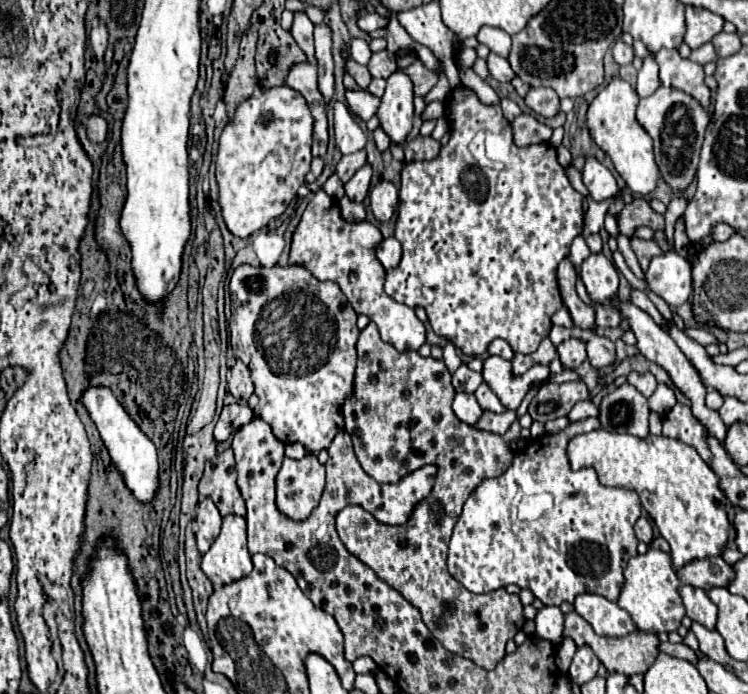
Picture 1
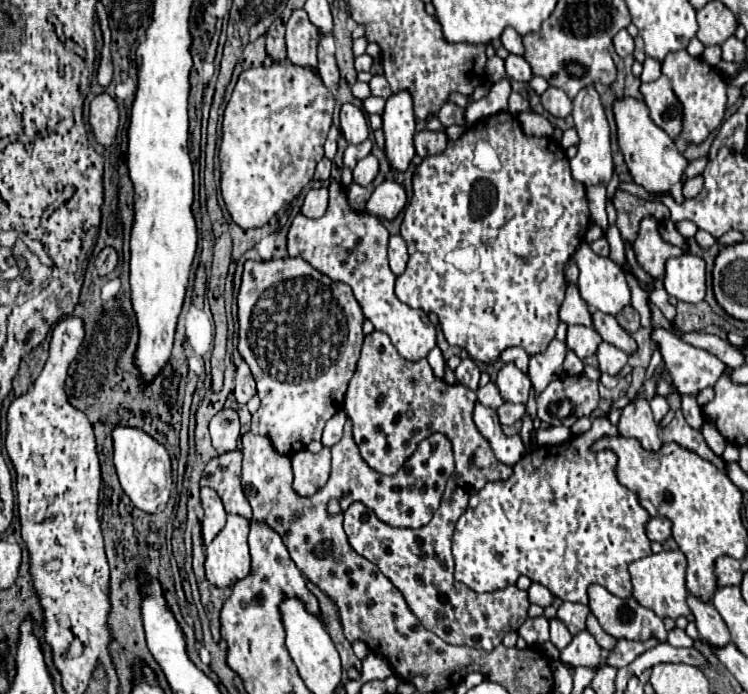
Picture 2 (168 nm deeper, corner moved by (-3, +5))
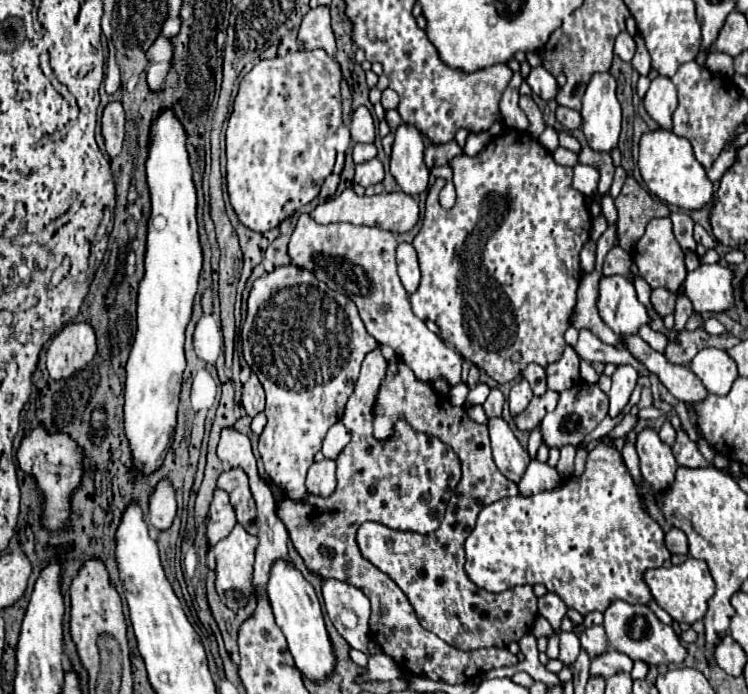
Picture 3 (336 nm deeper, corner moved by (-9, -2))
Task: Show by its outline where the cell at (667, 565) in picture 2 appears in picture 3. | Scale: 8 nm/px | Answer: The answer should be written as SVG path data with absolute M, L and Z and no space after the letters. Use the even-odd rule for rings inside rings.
M687 558L683 564L671 566L671 568L647 570L645 580L647 580L647 584L651 588L651 594L657 600L657 604L663 610L667 610L667 614L673 620L687 622L689 626L695 620L701 620L705 616L707 602L715 594L715 582L711 578L711 572L709 572L707 564L703 560L697 560L697 558Z

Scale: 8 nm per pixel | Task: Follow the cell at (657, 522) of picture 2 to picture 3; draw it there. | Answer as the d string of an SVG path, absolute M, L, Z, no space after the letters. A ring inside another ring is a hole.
M671 528L667 534L665 534L665 544L669 548L671 554L687 554L689 546L687 546L687 536L683 530L679 528Z

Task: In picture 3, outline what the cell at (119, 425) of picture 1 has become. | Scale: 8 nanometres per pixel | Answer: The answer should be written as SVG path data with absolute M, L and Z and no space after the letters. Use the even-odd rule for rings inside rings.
M161 480L149 500L149 524L157 530L167 530L173 524L175 512L177 512L175 490L169 484L169 480Z

